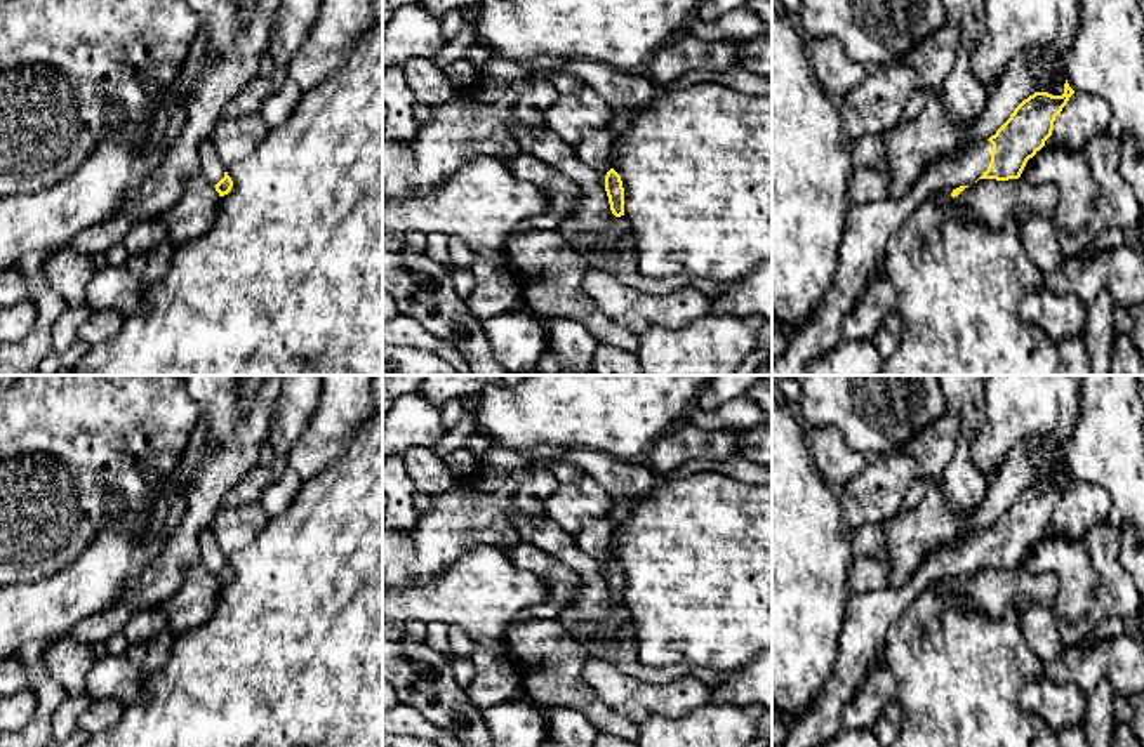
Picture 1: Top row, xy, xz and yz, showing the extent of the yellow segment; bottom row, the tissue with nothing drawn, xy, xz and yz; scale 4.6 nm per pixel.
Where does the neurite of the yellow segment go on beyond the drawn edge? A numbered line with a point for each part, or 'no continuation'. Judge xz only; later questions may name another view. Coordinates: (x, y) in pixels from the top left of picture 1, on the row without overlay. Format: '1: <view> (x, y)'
1: xz (593, 539)

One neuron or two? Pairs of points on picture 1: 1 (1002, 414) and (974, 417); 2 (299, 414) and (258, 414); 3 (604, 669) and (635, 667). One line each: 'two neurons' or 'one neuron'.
1: two neurons
2: two neurons
3: two neurons

